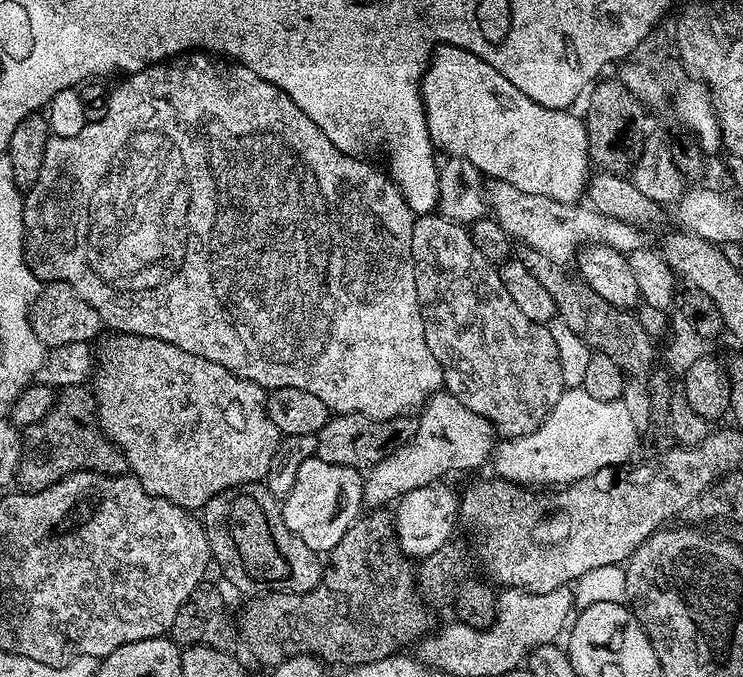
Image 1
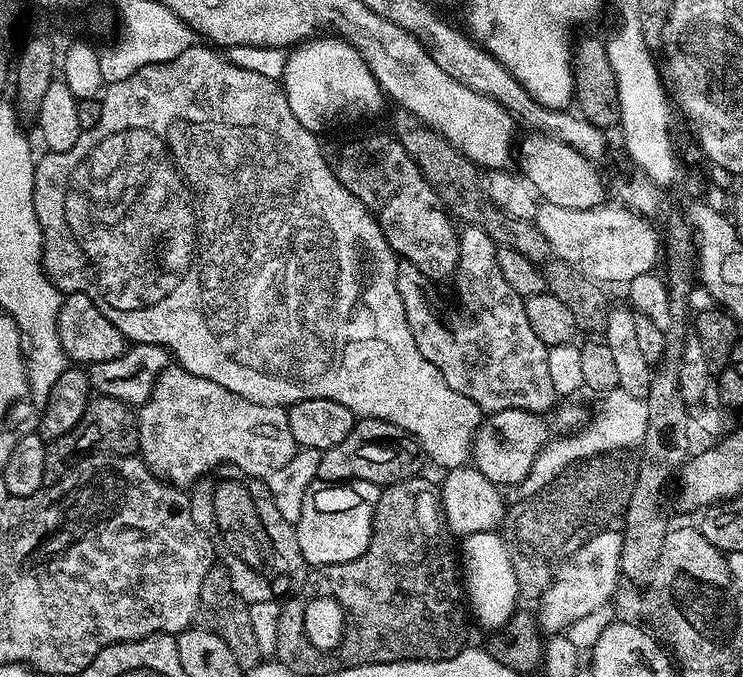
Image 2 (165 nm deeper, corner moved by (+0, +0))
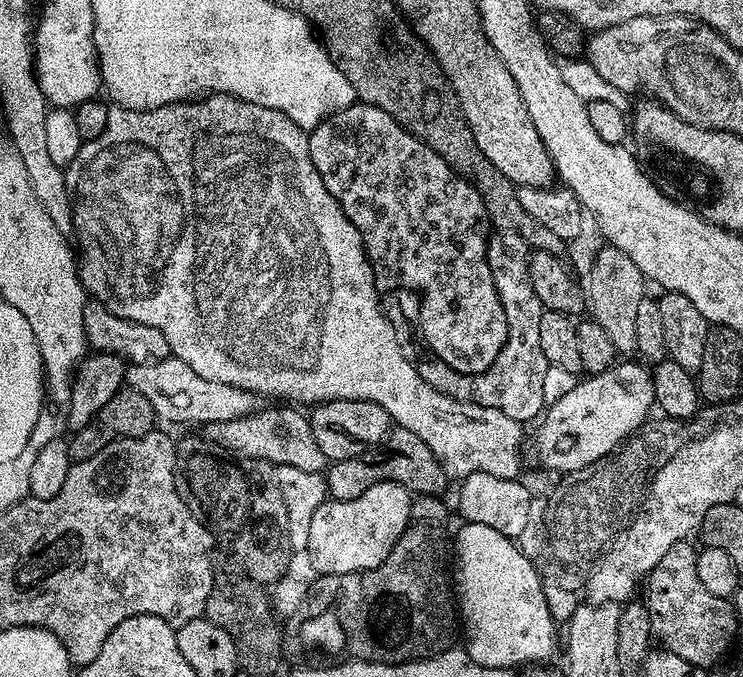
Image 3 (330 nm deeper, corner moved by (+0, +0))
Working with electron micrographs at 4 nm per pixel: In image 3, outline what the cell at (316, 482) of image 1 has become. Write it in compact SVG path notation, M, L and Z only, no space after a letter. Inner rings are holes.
M378 482L366 490L366 494L358 494L358 498L349 500L324 501L318 510L314 510L314 519L310 522L310 538L306 549L307 555L312 555L312 564L317 573L350 574L351 572L365 572L378 567L381 562L394 550L400 535L408 528L408 521L412 519L412 501L408 489L394 482Z

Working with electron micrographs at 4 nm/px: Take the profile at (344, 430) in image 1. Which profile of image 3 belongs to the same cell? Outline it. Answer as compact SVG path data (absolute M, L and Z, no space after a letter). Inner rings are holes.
M399 426L393 427L382 443L367 452L329 463L326 479L328 494L333 500L358 498L358 494L366 494L366 490L370 490L370 486L378 482L401 484L416 496L440 496L443 488L450 483L448 473L444 471L438 458L434 458L430 446L426 446L422 438L410 434L410 430Z

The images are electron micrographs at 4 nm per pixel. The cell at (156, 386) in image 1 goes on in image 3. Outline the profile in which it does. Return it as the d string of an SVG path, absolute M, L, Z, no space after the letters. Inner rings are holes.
M280 406L284 408L261 407L259 410L251 412L249 416L234 418L230 422L207 425L206 432L213 441L219 442L227 451L242 456L253 456L256 460L264 460L270 466L285 464L286 466L298 466L298 470L314 470L324 472L326 468L326 457L322 454L322 449L318 447L318 441L314 439L311 419L304 416L292 406Z

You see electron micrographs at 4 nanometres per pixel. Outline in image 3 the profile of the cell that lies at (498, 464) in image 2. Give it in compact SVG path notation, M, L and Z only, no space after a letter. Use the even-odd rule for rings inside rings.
M617 362L605 372L585 375L570 394L547 405L536 432L536 456L542 467L555 474L582 470L582 466L610 454L644 425L653 415L656 399L652 373L640 364Z

